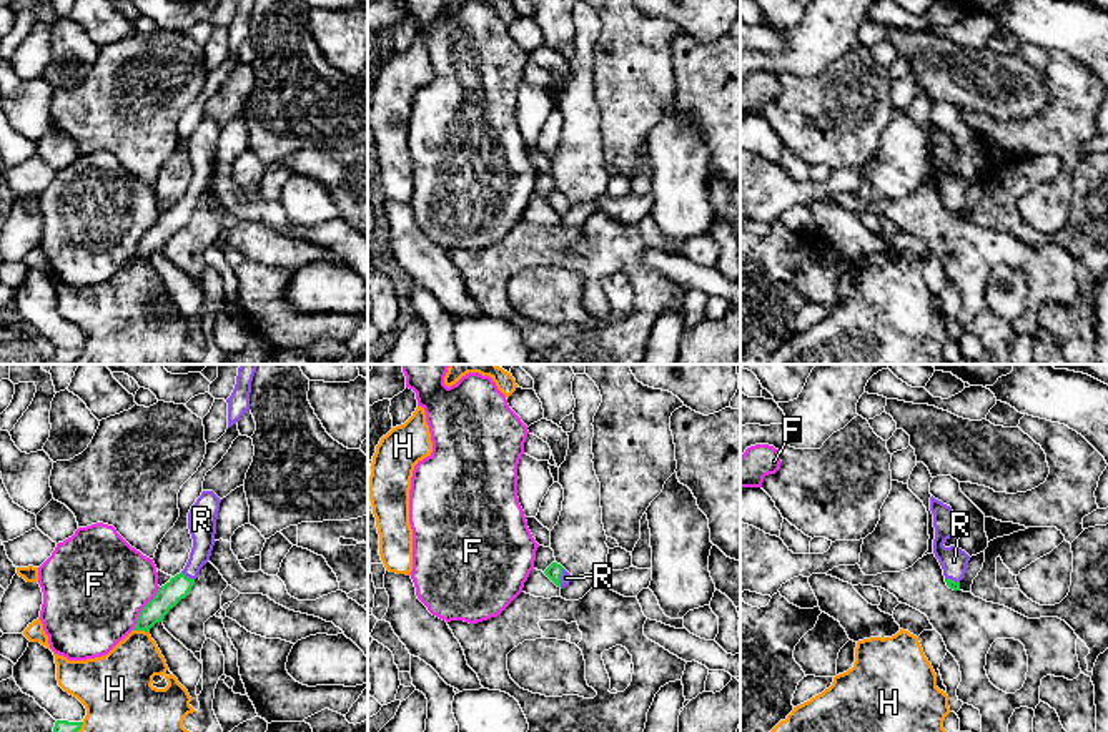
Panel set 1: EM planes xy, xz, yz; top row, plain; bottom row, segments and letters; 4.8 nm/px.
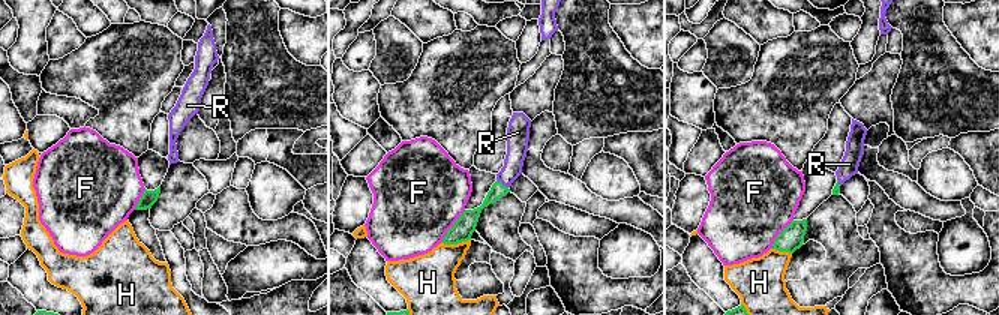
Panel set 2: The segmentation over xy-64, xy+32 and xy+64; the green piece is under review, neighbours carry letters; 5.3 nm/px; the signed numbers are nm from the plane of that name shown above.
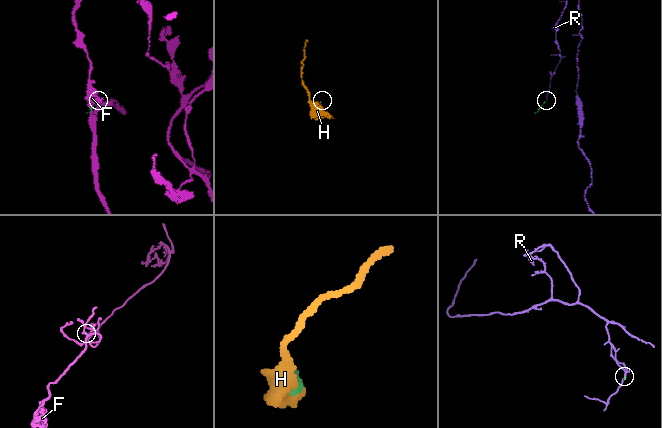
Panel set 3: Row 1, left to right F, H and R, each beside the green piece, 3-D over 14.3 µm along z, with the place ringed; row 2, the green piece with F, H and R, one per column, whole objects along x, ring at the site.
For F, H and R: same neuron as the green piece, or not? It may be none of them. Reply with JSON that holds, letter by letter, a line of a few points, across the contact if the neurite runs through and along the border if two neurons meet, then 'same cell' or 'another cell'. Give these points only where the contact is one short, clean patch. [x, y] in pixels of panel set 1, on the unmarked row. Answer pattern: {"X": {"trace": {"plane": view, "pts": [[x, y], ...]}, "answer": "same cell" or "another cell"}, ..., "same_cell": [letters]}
{"F": {"answer": "another cell"}, "H": {"answer": "another cell"}, "R": {"trace": {"plane": "xy", "pts": [[172, 220], [188, 205], [202, 177], [202, 155]]}, "answer": "same cell"}, "same_cell": ["R"]}

